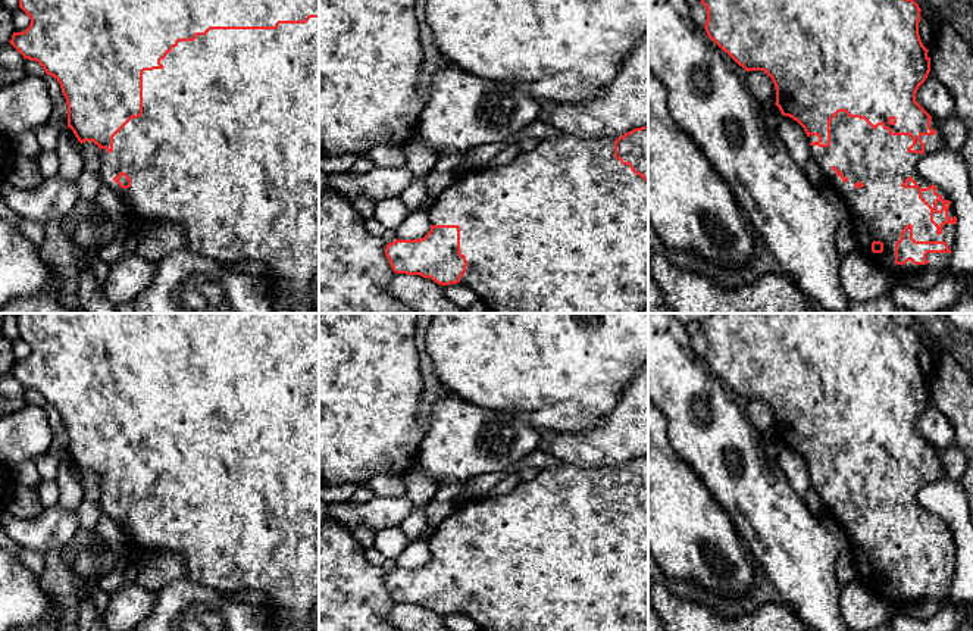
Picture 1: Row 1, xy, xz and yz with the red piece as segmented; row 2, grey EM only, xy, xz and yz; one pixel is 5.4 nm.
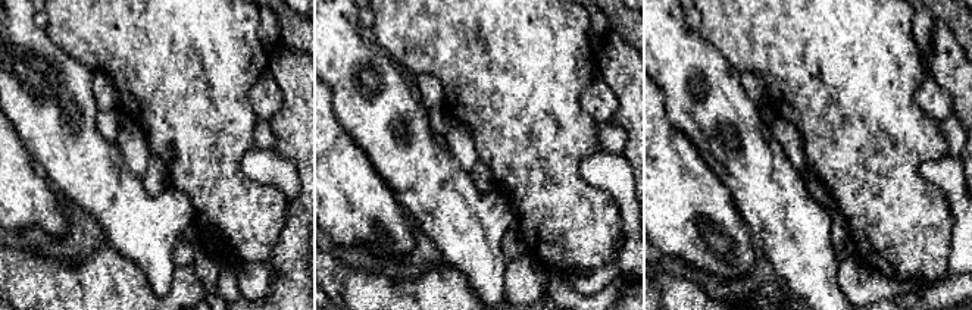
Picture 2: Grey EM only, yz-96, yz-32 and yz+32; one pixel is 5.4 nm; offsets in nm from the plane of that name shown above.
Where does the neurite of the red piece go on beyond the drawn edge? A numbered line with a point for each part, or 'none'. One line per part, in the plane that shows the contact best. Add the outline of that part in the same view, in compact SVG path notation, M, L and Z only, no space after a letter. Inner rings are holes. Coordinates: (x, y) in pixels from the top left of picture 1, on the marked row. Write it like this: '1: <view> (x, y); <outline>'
1: xy (228, 143); M319 18L306 24L279 24L276 29L210 29L194 41L179 41L165 59L163 69L143 72L143 115L132 118L115 137L113 151L101 149L103 184L116 191L128 206L131 219L146 225L175 221L184 227L190 252L222 262L256 260L266 266L273 288L282 288L291 313L319 313ZM121 172L131 178L129 188L113 181Z

